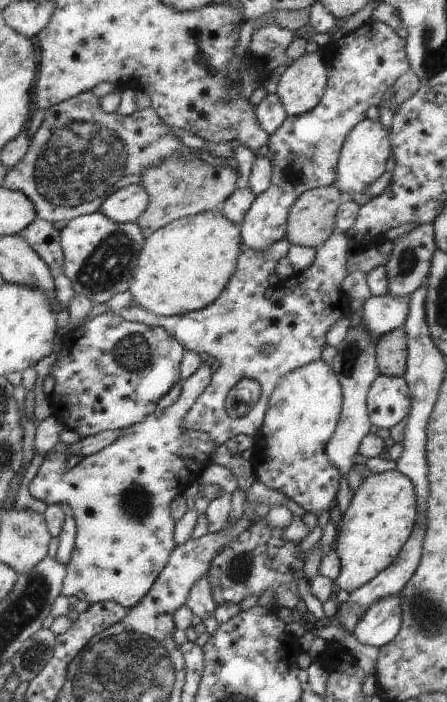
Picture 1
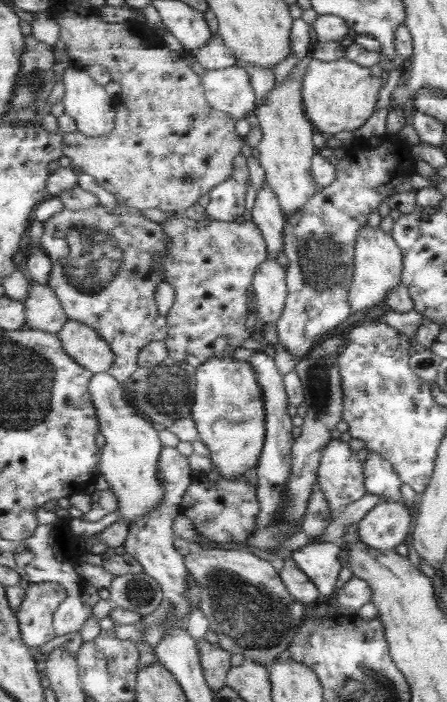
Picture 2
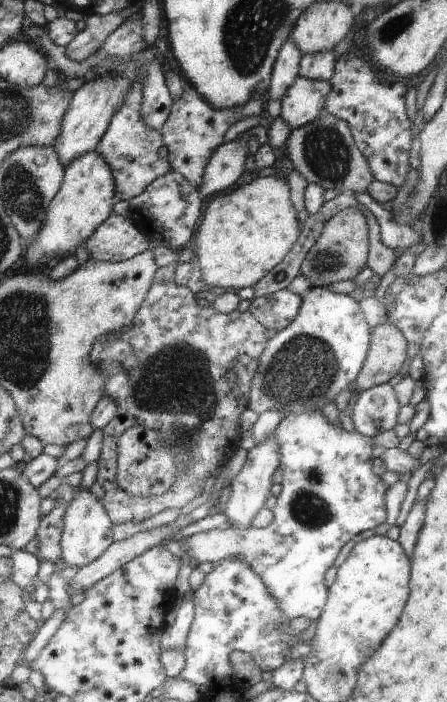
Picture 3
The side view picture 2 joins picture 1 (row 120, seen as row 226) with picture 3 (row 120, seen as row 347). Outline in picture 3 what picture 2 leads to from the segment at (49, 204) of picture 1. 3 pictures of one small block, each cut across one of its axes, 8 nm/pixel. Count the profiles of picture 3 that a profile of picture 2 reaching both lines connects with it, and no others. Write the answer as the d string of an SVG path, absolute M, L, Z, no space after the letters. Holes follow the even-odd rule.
M140 67L138 78L135 78L129 92L127 92L123 108L119 108L119 112L113 116L109 130L96 148L96 151L109 162L113 176L116 177L117 201L119 202L129 202L129 200L141 196L157 178L173 171L169 159L159 156L159 150L161 150L161 146L164 146L162 132L149 128L142 115L145 82L147 82L147 68Z

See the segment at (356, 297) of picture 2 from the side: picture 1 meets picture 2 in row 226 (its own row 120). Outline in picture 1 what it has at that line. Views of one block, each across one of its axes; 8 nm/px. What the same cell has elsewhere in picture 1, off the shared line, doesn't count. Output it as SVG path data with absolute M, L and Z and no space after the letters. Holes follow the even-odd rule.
M363 120L344 142L337 168L336 187L341 191L341 194L363 194L364 190L369 189L375 180L379 180L387 172L387 162L391 158L391 153L391 134L383 128L383 124L379 121Z

